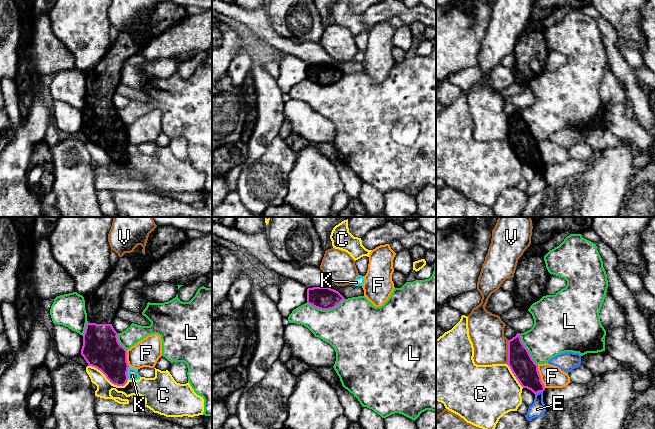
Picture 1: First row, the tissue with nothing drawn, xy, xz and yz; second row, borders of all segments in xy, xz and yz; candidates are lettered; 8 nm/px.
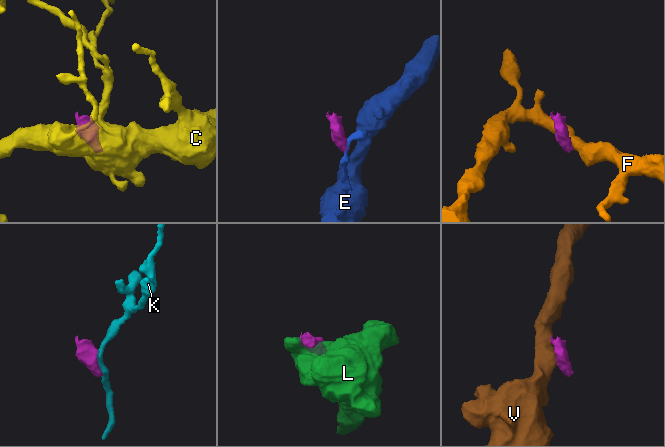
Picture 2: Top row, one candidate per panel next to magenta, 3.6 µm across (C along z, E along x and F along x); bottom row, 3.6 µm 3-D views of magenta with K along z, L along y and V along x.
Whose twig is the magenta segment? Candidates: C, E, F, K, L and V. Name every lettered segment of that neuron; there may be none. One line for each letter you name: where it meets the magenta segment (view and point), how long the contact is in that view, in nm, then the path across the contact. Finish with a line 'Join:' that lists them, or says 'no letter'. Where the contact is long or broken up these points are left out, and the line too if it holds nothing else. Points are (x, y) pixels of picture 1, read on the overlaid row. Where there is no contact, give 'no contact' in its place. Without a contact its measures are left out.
Join: no letter

